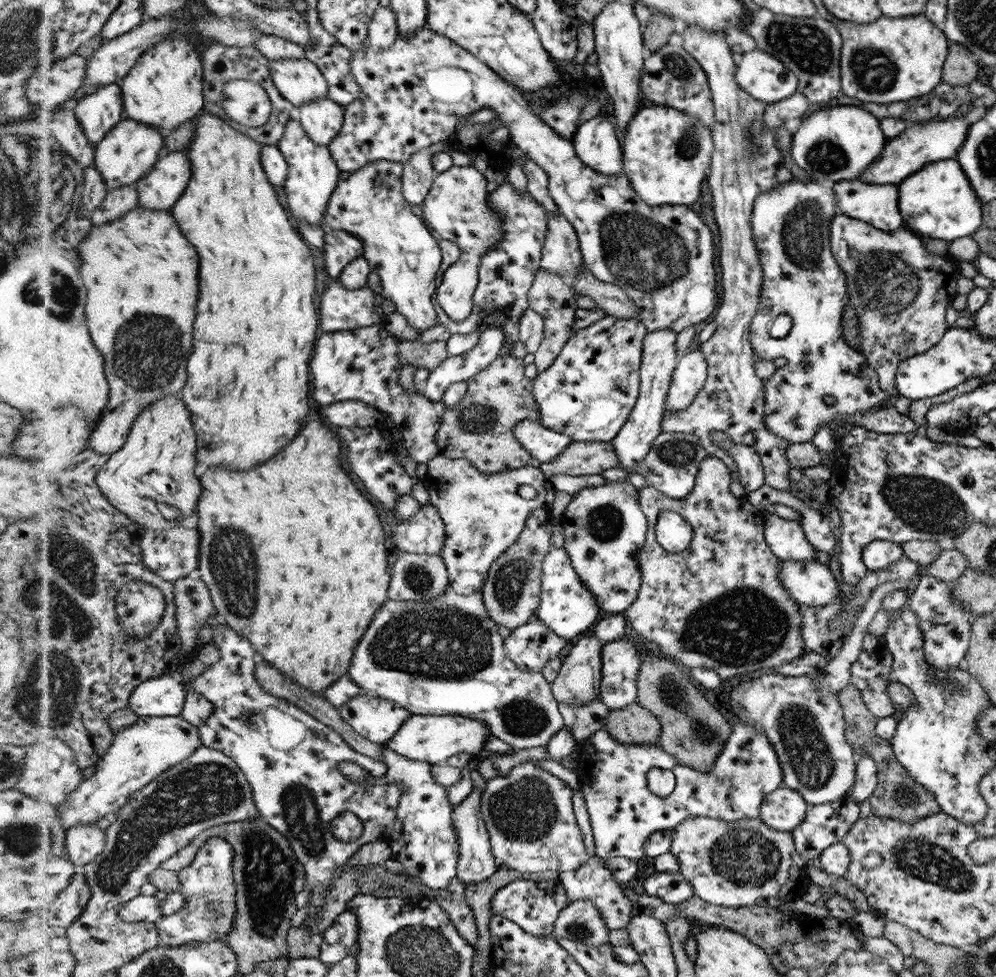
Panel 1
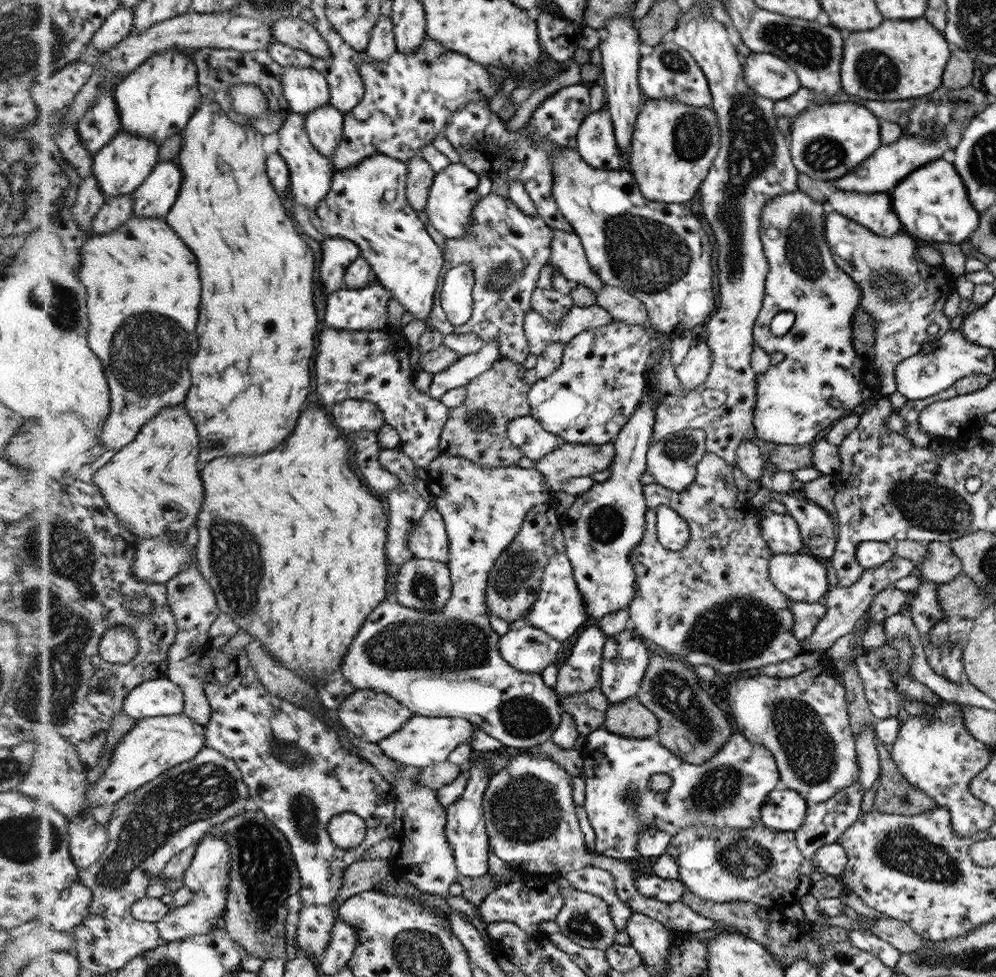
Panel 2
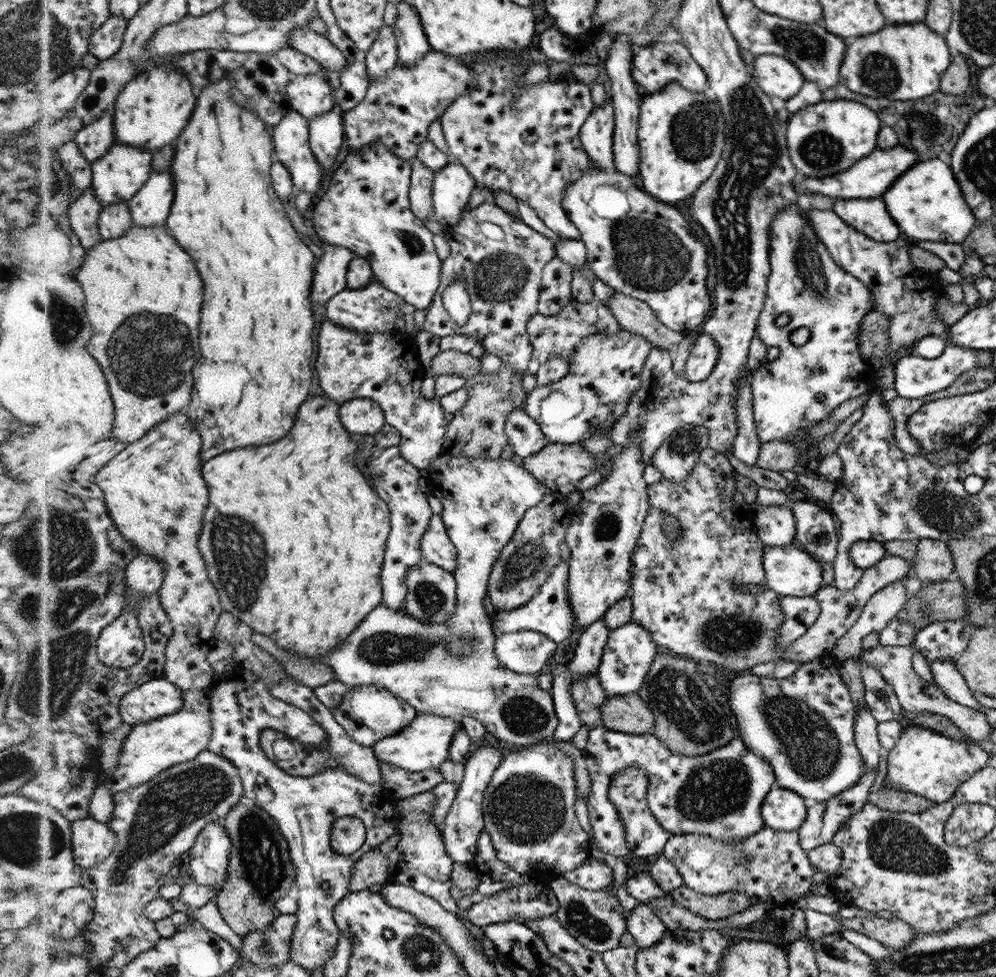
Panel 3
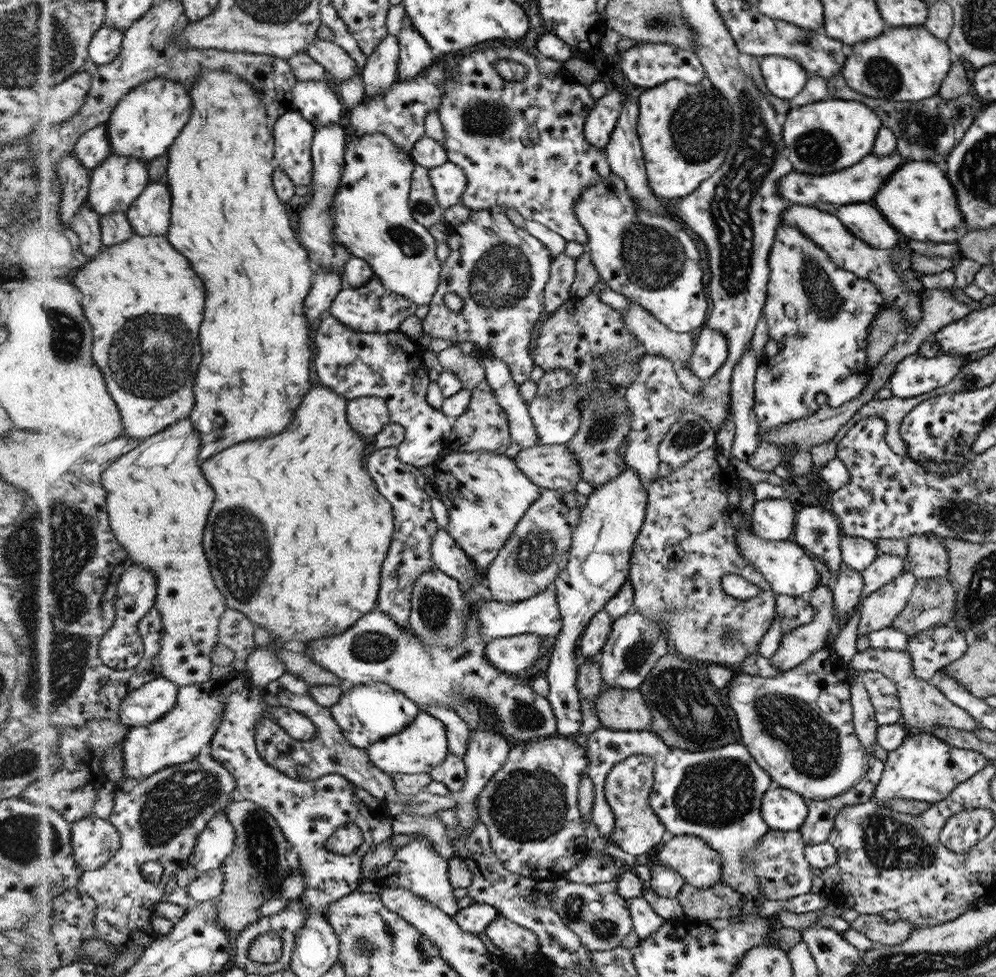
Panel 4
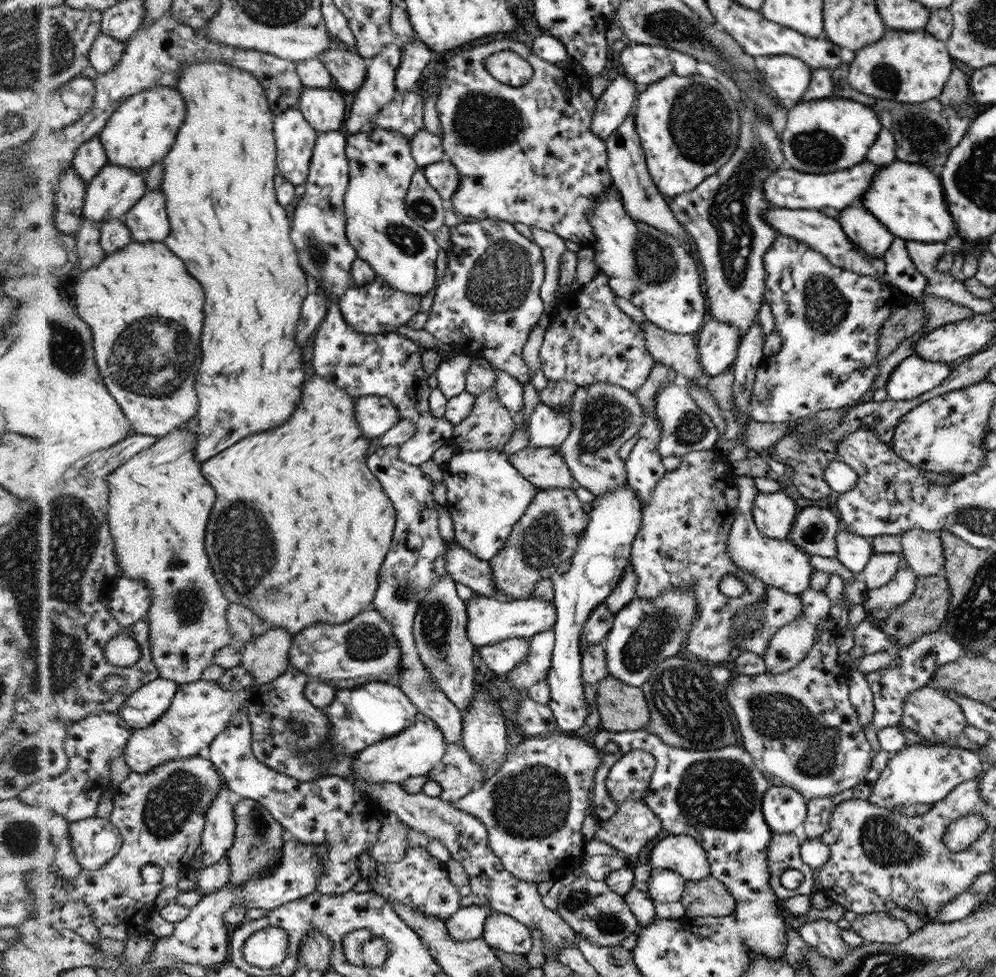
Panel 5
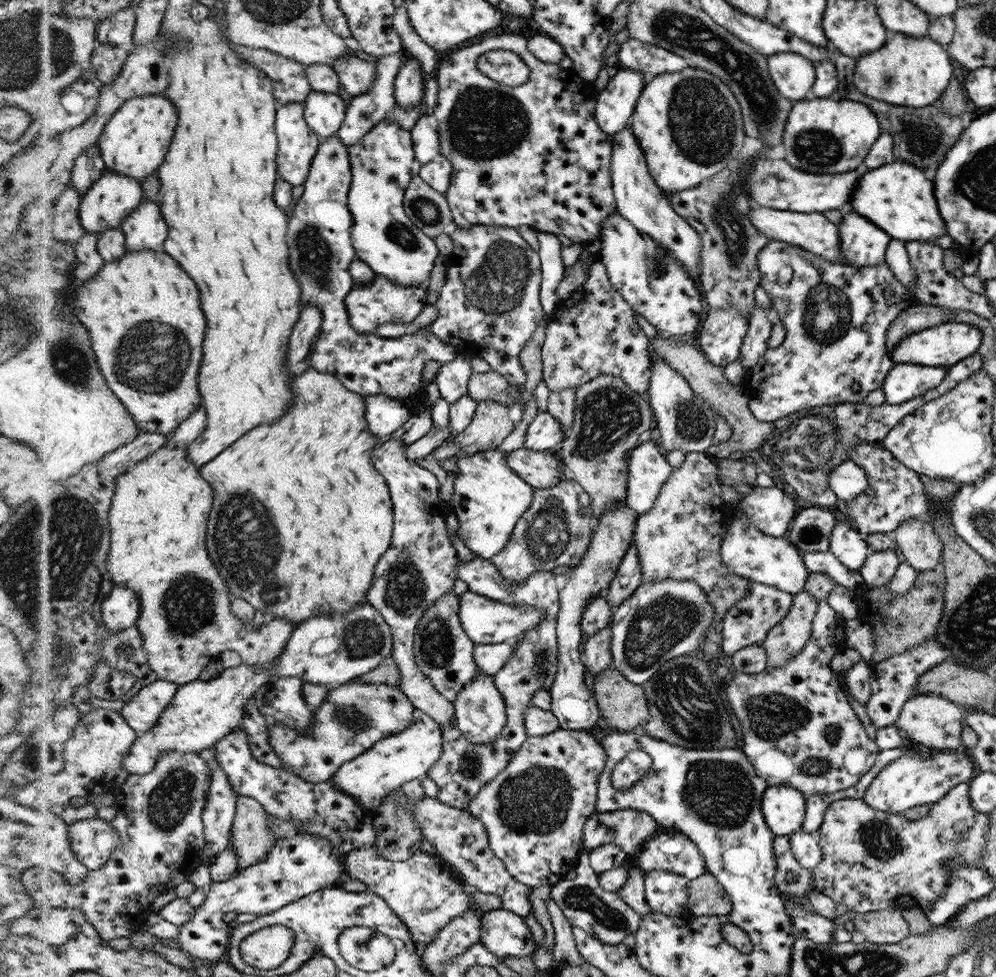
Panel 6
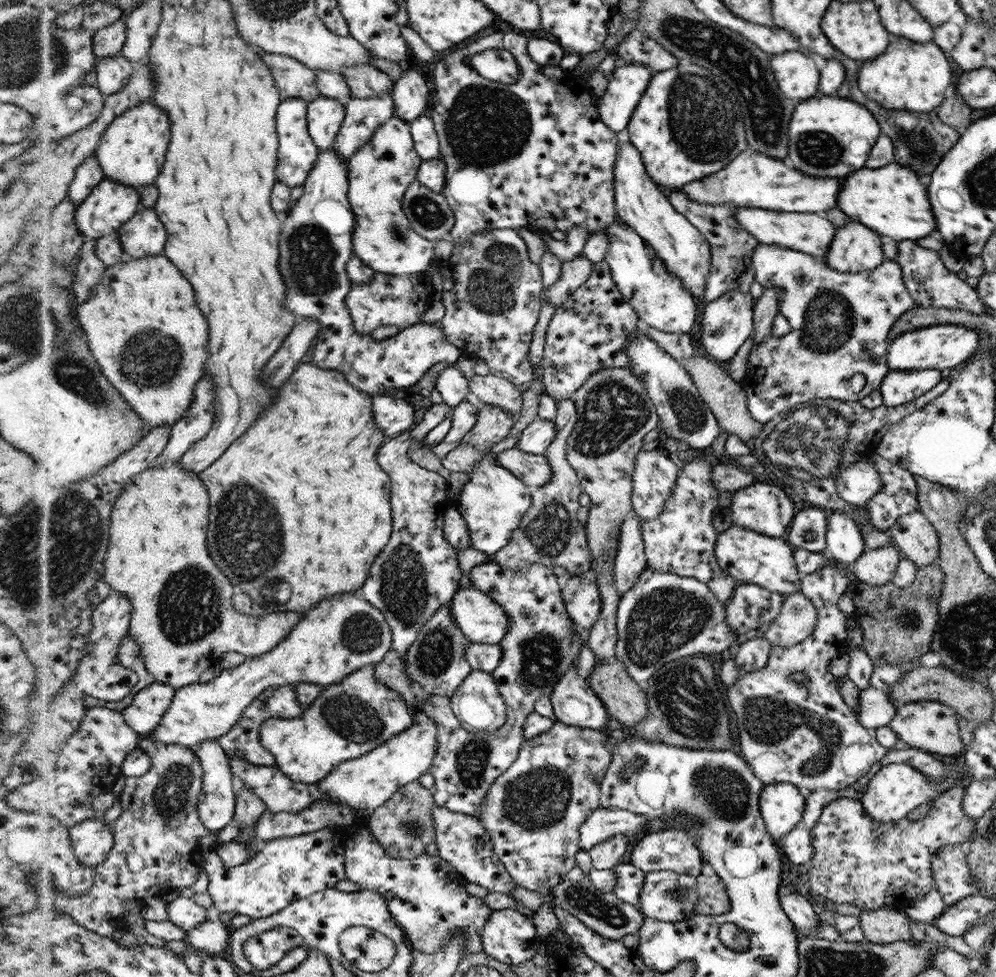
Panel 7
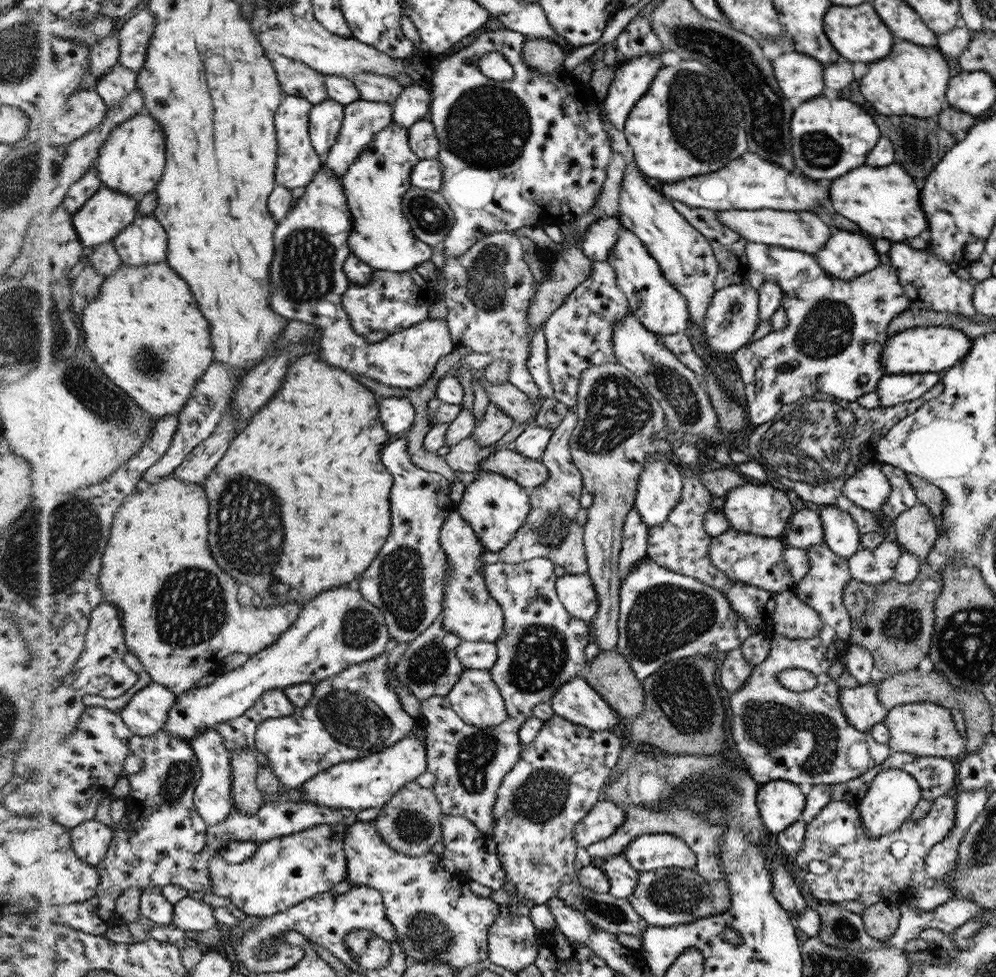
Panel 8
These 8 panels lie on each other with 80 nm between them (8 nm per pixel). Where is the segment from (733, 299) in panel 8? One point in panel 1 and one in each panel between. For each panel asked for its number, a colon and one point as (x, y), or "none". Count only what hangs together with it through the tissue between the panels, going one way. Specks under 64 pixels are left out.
1: (690, 373)
2: (696, 367)
3: (704, 356)
4: (710, 352)
5: (718, 343)
6: (722, 335)
7: (726, 323)

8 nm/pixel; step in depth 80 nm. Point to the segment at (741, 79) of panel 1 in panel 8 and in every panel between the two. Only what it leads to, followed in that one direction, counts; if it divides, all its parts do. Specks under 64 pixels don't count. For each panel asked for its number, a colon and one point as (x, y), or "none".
2: (771, 77)
3: (778, 77)
4: (784, 77)
5: (789, 77)
6: (794, 75)
7: (797, 75)
8: (800, 76)

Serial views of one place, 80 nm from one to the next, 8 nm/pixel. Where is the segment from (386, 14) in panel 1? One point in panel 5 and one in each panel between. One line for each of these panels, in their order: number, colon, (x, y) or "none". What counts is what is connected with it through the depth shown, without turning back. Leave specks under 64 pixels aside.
2: (382, 45)
3: (382, 58)
4: (381, 69)
5: (378, 89)

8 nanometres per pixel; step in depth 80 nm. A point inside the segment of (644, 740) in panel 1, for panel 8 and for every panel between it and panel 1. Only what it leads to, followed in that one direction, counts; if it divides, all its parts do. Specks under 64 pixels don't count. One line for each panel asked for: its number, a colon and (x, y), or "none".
2: (631, 719)
3: (629, 713)
4: (621, 709)
5: (621, 707)
6: (622, 703)
7: (625, 700)
8: (610, 673)

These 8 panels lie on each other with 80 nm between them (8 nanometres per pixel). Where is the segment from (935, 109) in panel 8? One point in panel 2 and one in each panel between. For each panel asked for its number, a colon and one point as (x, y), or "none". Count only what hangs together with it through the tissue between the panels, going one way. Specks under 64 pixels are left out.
2: (909, 56)
3: (908, 60)
4: (909, 63)
5: (904, 66)
6: (907, 71)
7: (913, 76)

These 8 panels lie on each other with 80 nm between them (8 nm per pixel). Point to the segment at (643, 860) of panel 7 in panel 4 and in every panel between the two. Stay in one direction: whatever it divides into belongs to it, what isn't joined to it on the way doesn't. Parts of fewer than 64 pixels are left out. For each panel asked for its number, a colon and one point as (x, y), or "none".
4: (694, 858)
5: (681, 853)
6: (678, 853)

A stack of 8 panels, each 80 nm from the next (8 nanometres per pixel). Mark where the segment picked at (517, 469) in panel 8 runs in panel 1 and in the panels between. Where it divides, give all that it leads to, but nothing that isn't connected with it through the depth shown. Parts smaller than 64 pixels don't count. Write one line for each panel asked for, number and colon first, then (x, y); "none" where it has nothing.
1: (580, 458)
2: (568, 460)
3: (560, 466)
4: (552, 467)
5: (546, 467)
6: (541, 469)
7: (535, 470)

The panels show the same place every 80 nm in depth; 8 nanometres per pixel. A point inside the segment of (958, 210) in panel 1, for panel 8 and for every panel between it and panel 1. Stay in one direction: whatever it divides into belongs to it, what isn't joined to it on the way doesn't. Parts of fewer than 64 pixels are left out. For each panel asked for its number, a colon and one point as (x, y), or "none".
2: (948, 216)
3: (929, 191)
4: (919, 195)
5: (908, 198)
6: (896, 197)
7: (891, 200)
8: (884, 202)

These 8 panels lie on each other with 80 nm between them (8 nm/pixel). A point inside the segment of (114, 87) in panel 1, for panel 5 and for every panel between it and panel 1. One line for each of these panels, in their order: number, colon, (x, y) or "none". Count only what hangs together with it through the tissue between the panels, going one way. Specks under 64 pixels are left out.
2: (99, 128)
3: (96, 140)
4: (95, 148)
5: (92, 157)

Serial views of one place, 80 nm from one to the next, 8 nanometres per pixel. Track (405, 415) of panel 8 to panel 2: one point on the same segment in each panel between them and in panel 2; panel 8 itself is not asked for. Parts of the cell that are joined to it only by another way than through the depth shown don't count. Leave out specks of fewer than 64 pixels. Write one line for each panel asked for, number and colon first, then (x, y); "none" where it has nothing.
2: (356, 416)
3: (362, 416)
4: (369, 415)
5: (376, 415)
6: (385, 415)
7: (393, 416)

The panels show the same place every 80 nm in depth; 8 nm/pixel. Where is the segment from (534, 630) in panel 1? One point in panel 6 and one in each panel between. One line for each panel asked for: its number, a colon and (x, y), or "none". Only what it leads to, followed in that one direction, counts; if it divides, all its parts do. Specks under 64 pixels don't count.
2: (529, 649)
3: (526, 652)
4: (517, 654)
5: (497, 659)
6: (490, 658)

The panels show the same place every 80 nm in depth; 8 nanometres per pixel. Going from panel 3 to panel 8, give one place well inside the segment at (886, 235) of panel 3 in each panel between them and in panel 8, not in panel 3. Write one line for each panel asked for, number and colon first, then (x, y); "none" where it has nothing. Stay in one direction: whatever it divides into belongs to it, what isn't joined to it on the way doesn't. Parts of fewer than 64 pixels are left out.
4: (863, 220)
5: (867, 233)
6: (862, 244)
7: (856, 248)
8: (847, 255)

